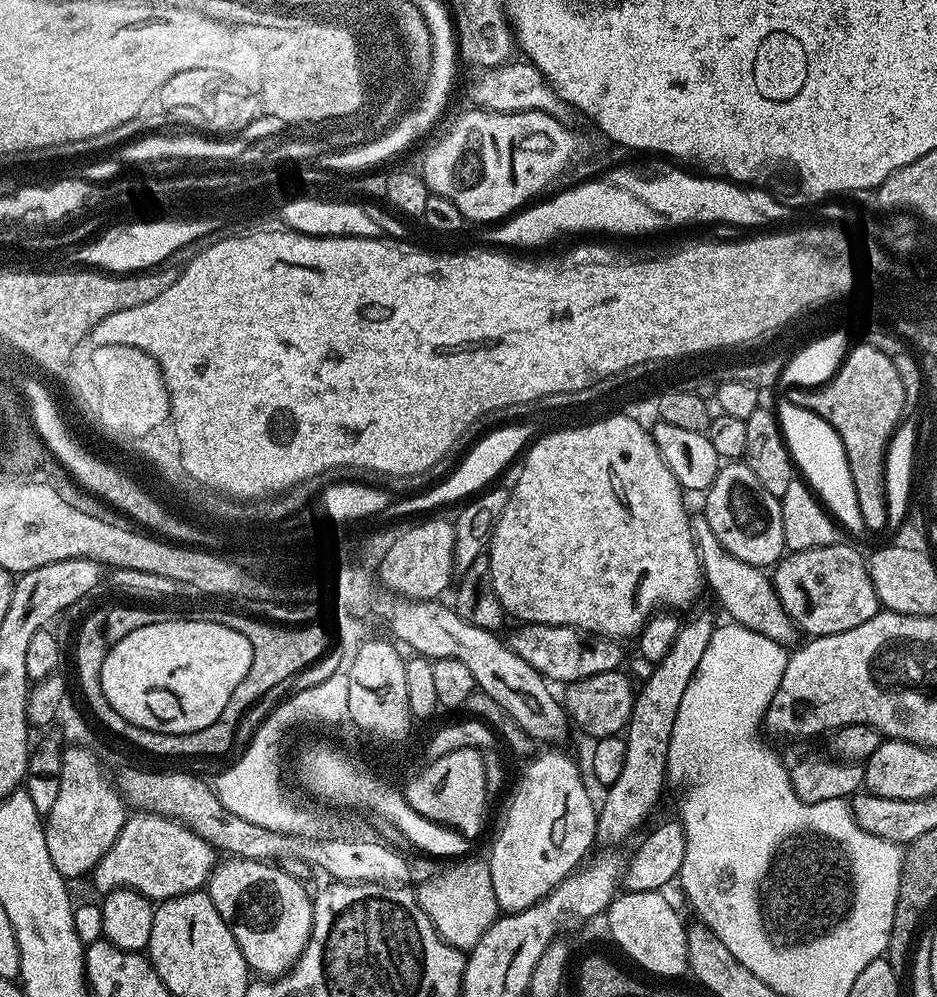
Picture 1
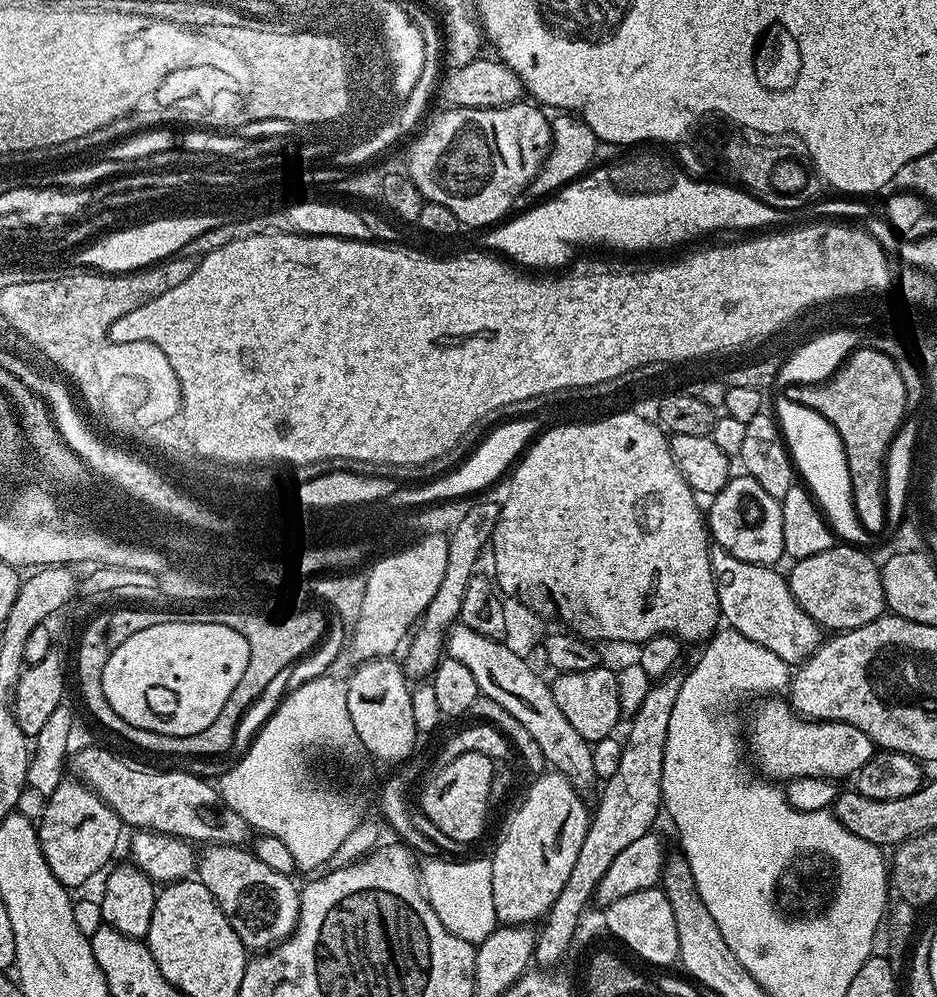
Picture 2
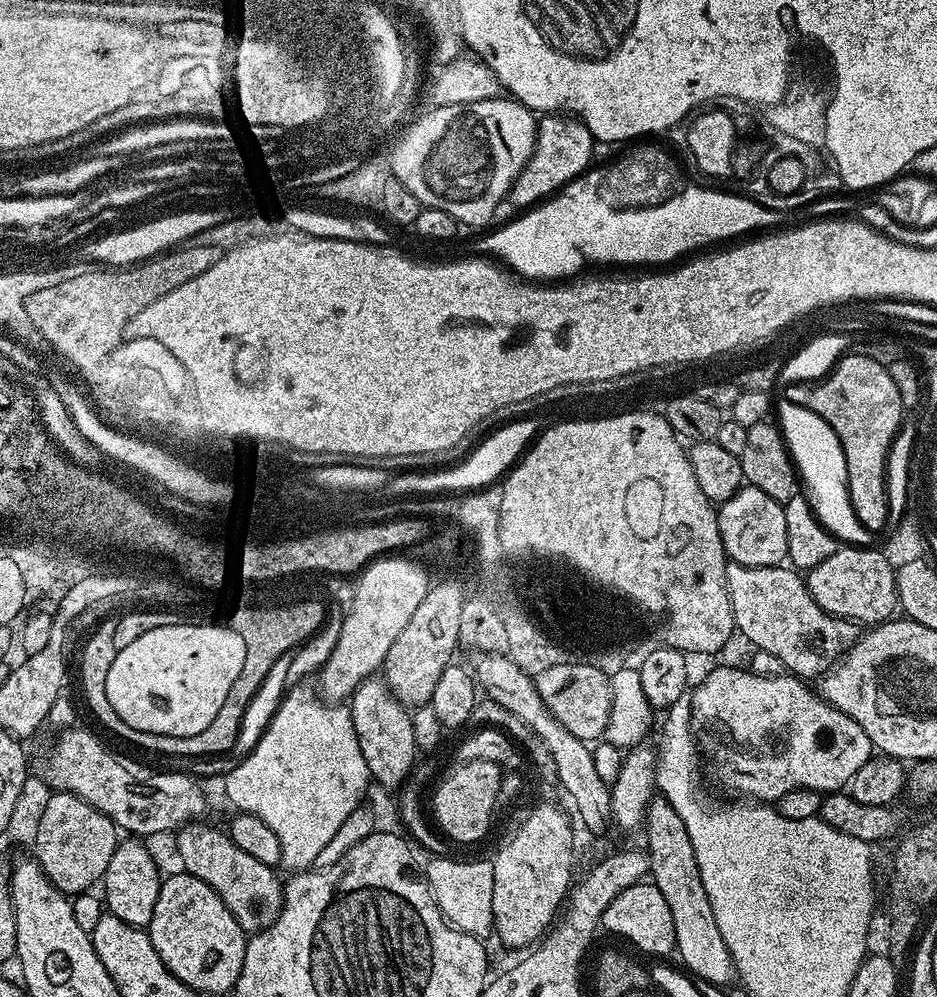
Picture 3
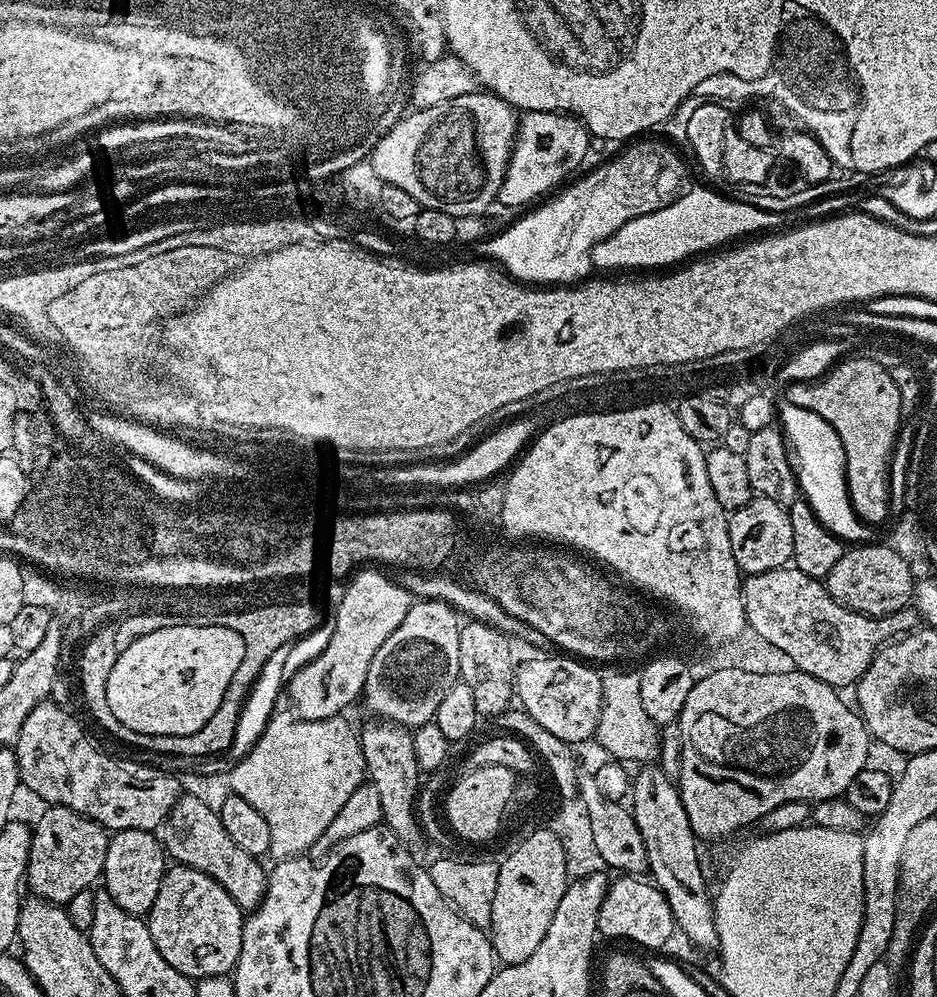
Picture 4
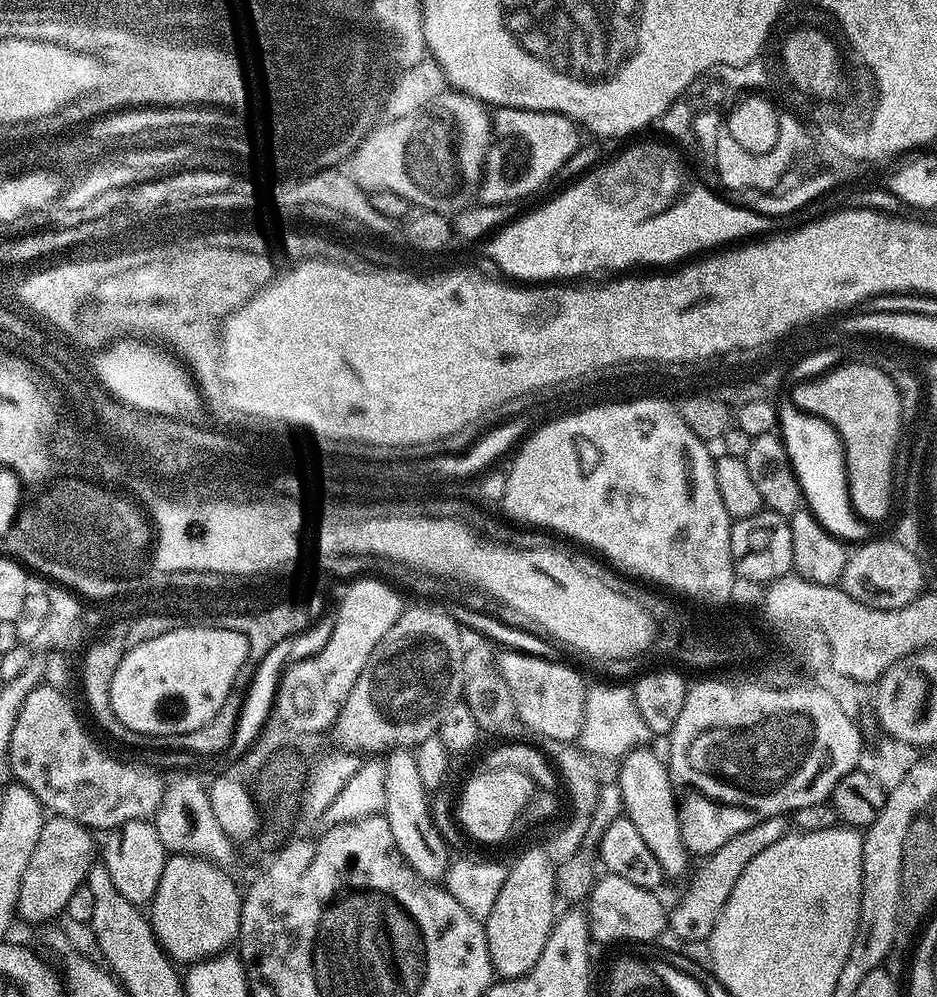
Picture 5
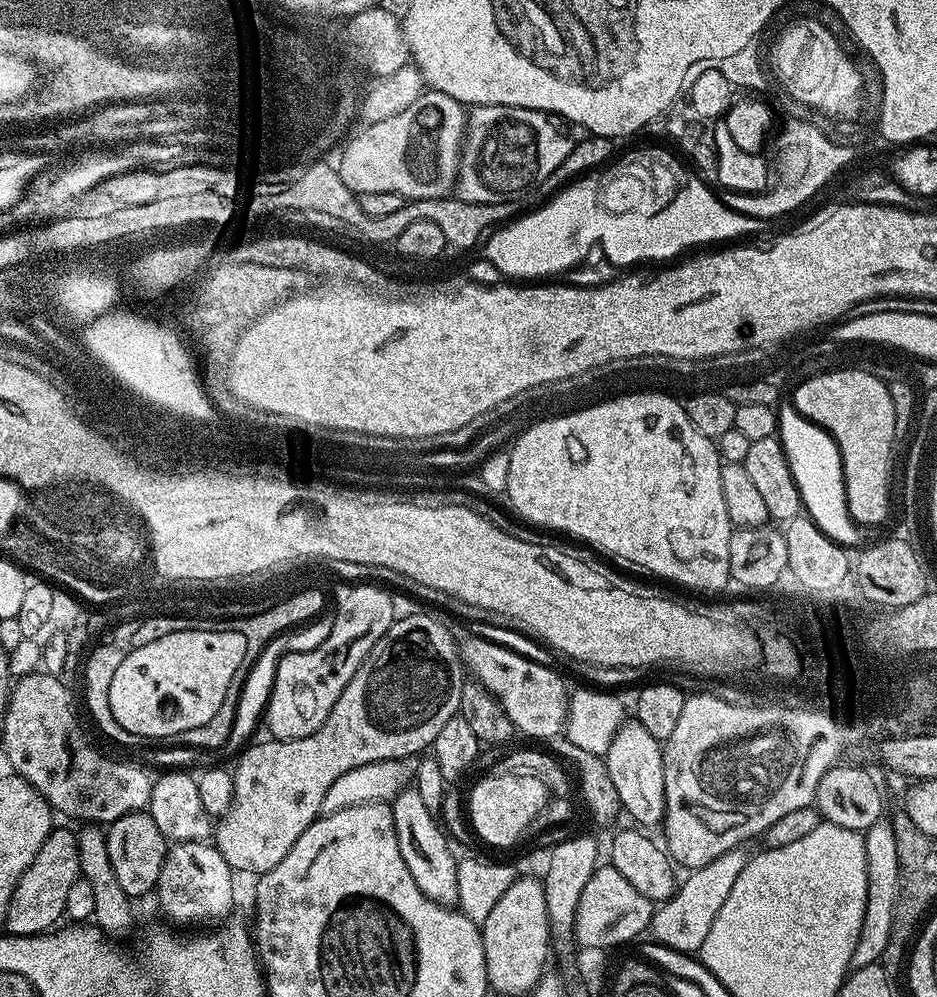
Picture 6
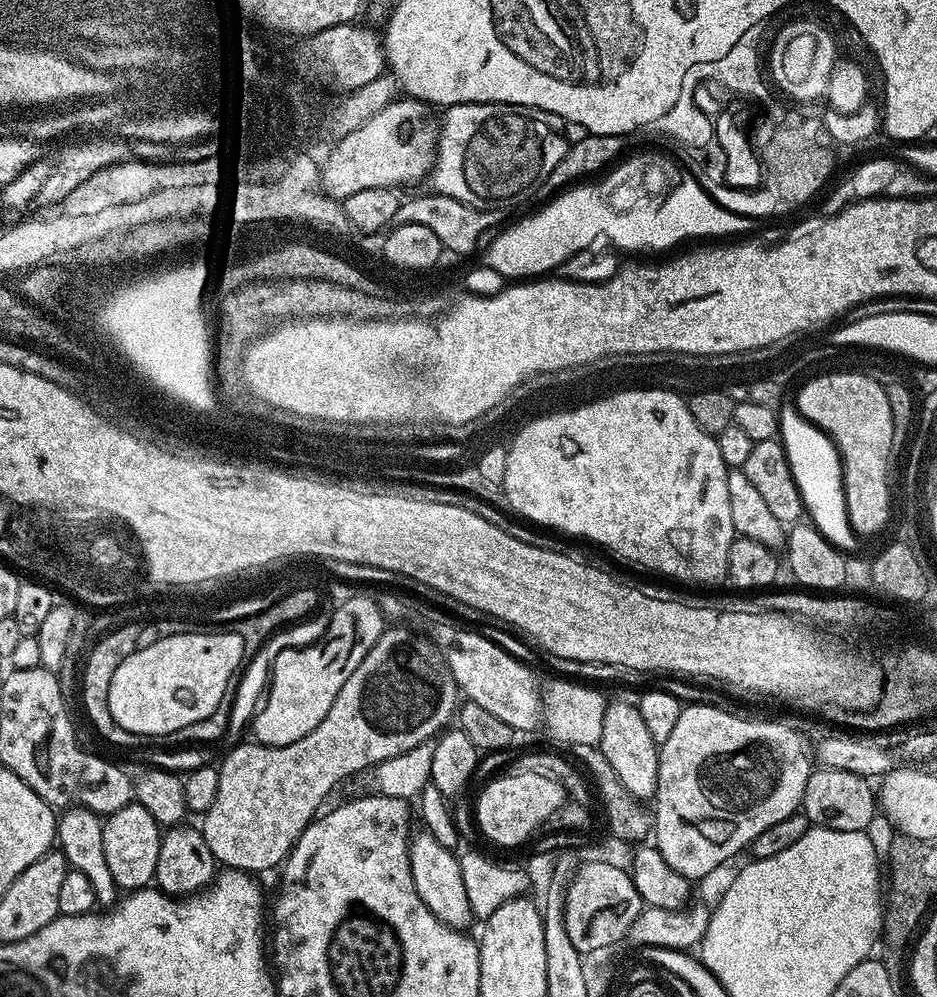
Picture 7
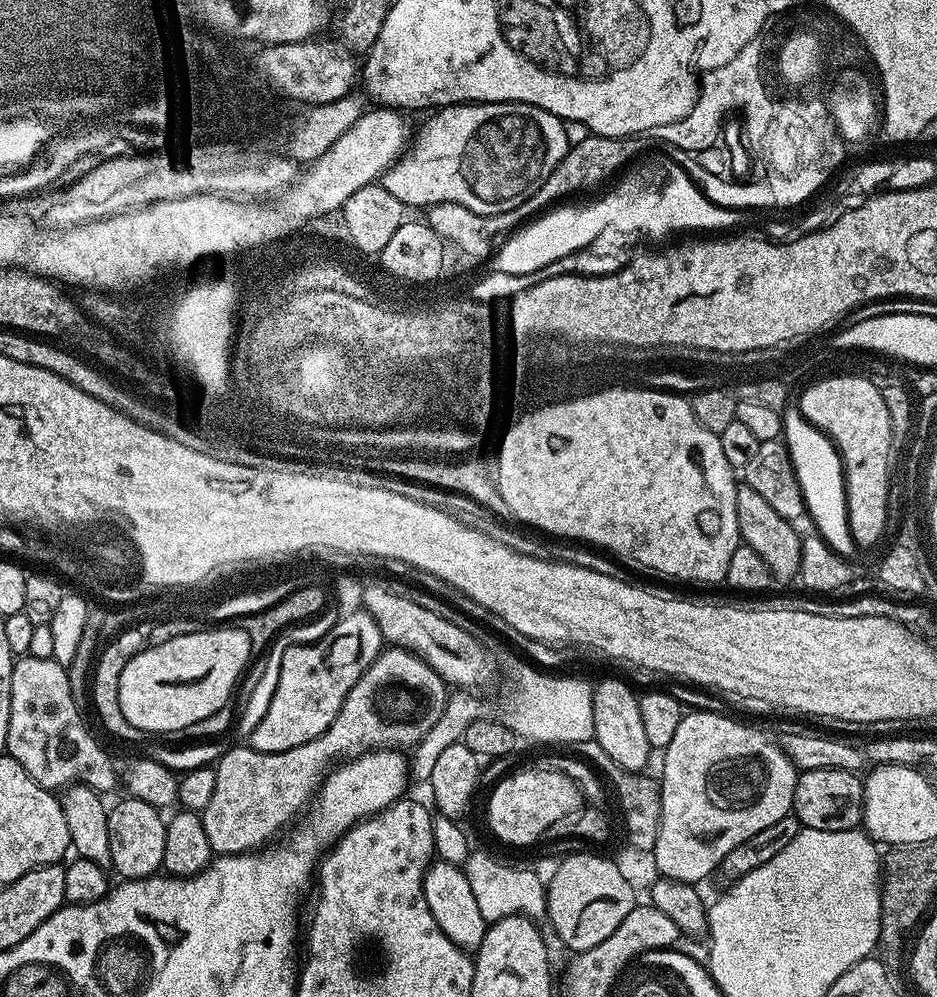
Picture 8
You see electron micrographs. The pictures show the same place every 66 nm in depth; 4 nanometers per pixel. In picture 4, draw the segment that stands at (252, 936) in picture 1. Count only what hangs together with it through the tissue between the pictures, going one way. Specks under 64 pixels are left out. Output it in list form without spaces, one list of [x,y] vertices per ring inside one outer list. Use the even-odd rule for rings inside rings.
[[[181,795],[162,825],[162,847],[175,863],[210,874],[210,878],[227,890],[241,910],[257,908],[262,902],[268,885],[266,868],[260,865],[263,863],[257,857],[246,854],[246,850],[234,843],[234,838],[226,834],[226,826],[222,826],[219,811],[213,805],[211,808],[202,797]]]

